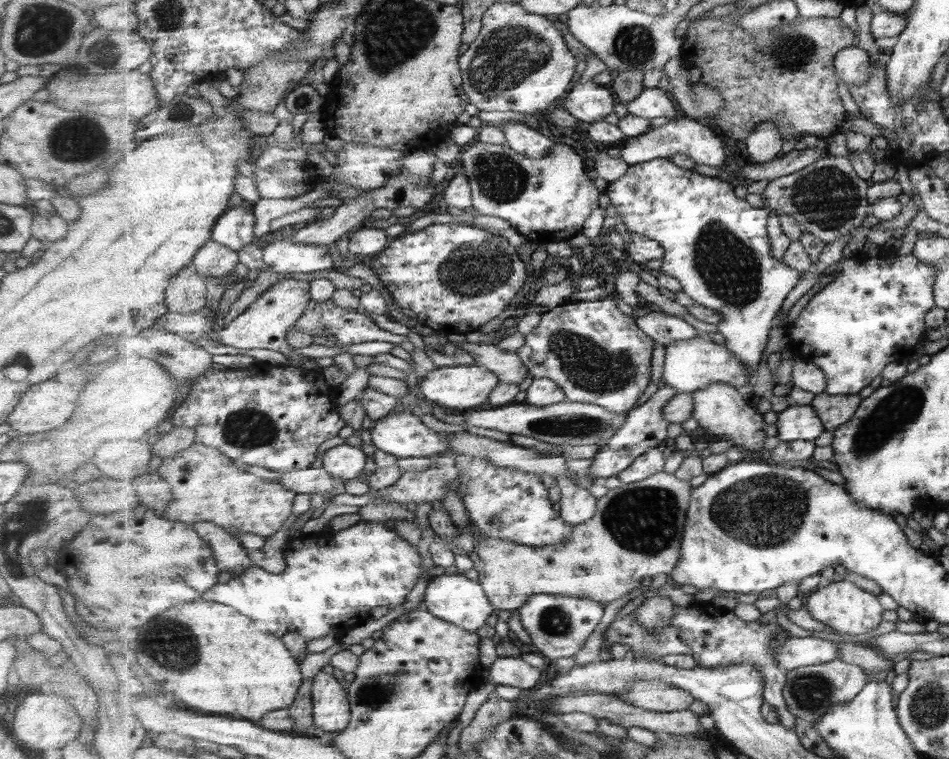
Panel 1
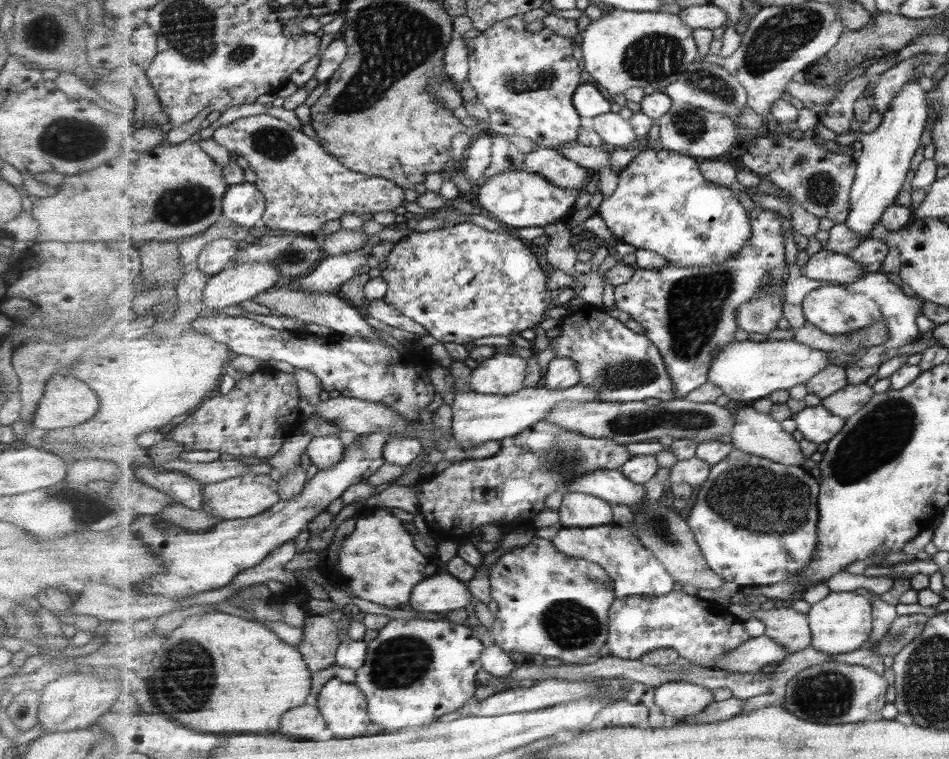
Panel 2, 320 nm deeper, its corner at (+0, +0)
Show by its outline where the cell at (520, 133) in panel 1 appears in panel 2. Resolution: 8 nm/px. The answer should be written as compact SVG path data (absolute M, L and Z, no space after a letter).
M540 145L526 154L526 168L543 175L561 188L582 190L589 178L589 172L584 166L565 158L557 149Z

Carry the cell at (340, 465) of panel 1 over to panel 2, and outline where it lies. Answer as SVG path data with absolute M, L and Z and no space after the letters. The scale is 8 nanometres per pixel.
M337 436L315 437L306 450L312 464L321 472L339 464L347 452L346 444Z

